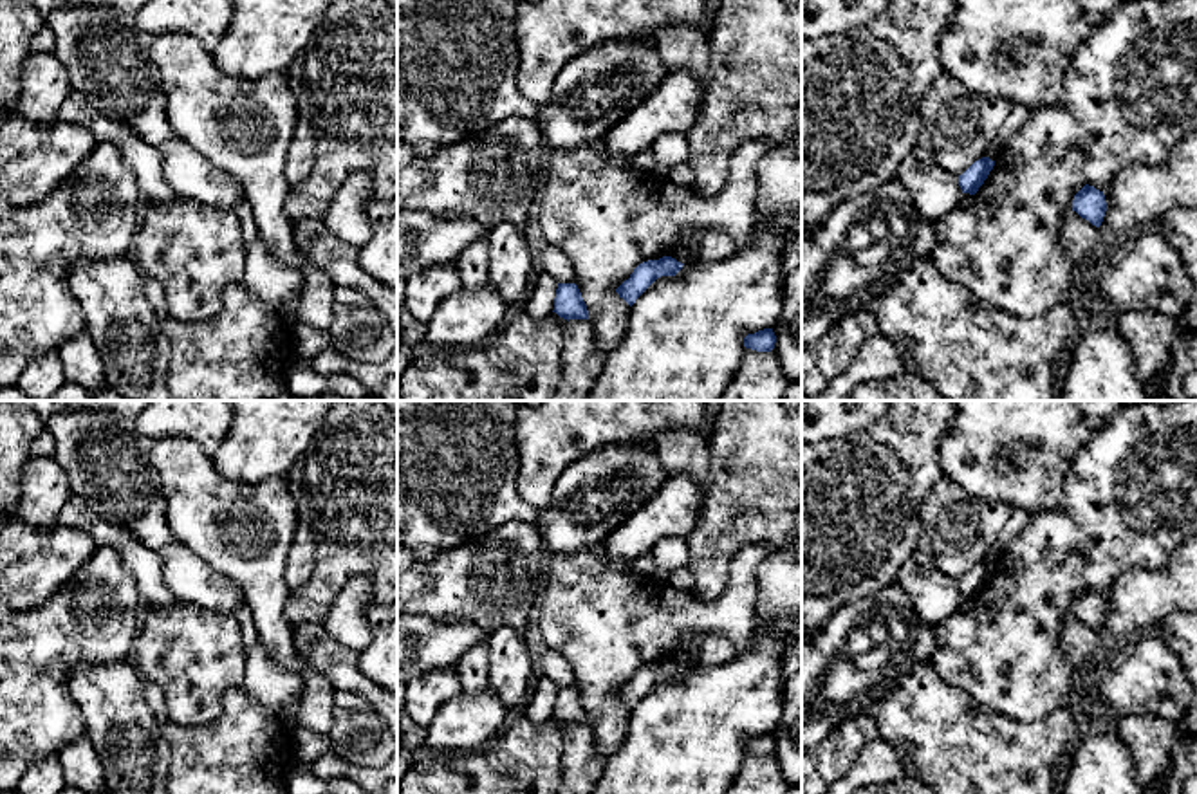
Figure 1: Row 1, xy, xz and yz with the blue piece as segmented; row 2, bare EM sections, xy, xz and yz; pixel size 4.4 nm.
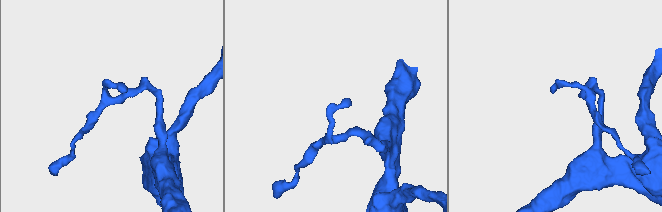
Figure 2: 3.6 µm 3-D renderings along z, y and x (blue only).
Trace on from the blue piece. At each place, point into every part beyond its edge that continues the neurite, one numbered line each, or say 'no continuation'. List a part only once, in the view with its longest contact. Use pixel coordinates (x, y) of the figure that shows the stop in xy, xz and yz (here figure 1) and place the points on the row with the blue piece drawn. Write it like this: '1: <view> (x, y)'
no continuation

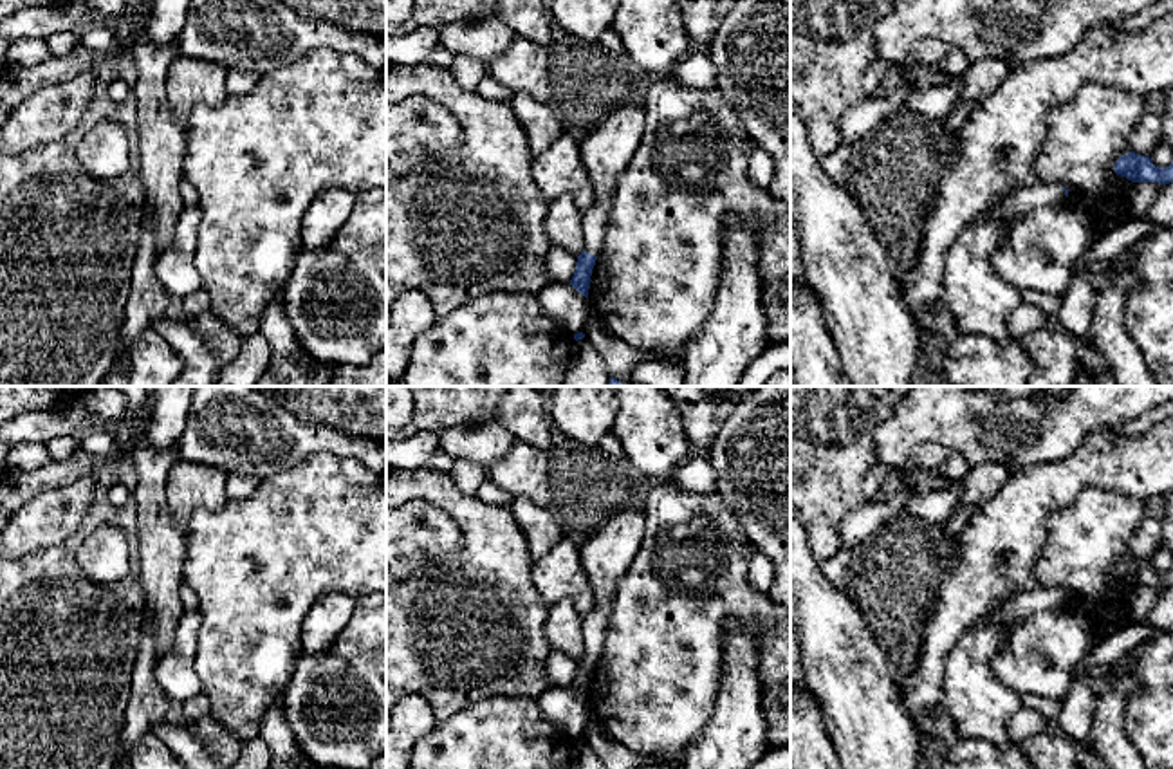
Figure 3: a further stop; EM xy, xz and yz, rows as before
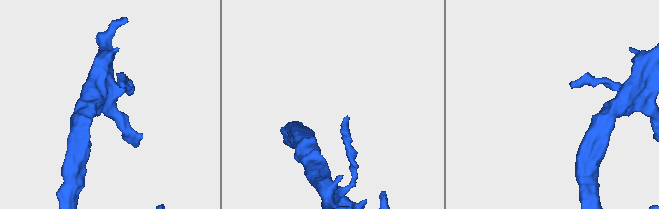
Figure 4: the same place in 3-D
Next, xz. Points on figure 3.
1: xz (594, 219)

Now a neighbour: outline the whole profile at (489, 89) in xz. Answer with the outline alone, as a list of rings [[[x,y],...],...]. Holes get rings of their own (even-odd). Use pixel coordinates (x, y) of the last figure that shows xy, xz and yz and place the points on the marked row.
[[[489,74],[478,83],[476,92],[485,99],[500,101],[500,103],[507,103],[507,105],[509,105],[511,97],[514,96],[507,87],[498,83]]]

